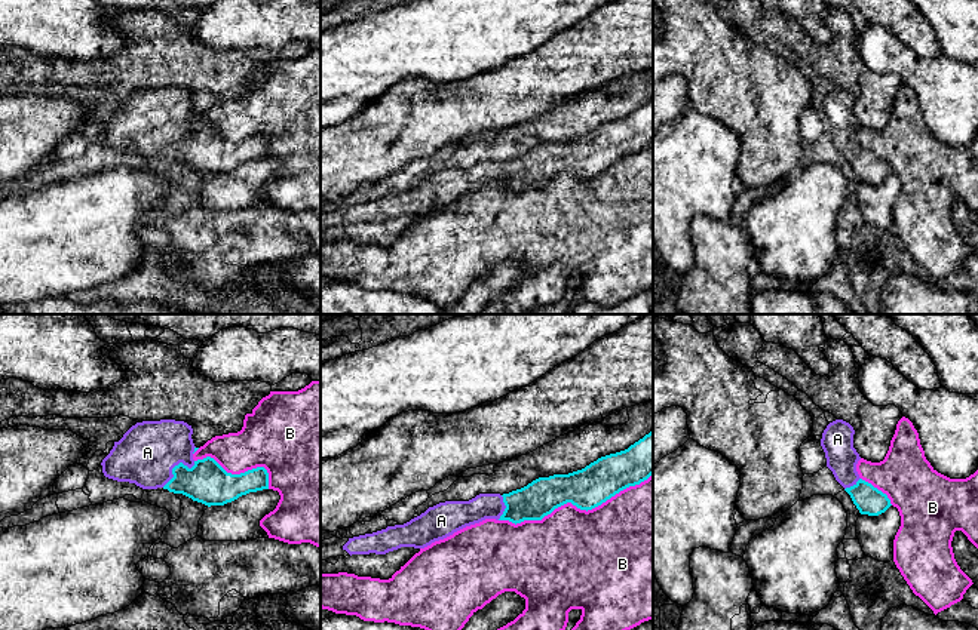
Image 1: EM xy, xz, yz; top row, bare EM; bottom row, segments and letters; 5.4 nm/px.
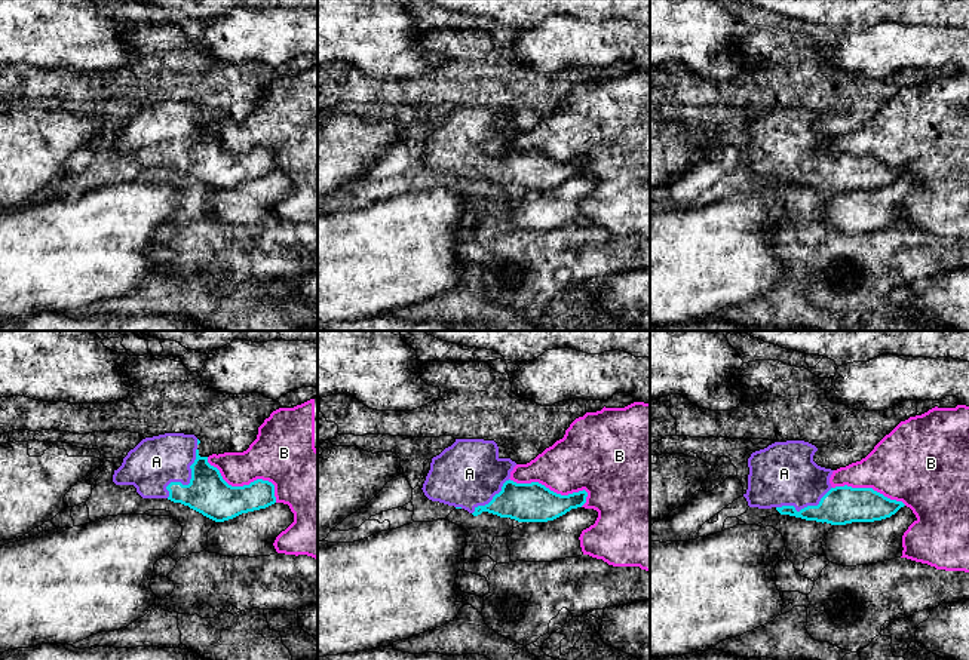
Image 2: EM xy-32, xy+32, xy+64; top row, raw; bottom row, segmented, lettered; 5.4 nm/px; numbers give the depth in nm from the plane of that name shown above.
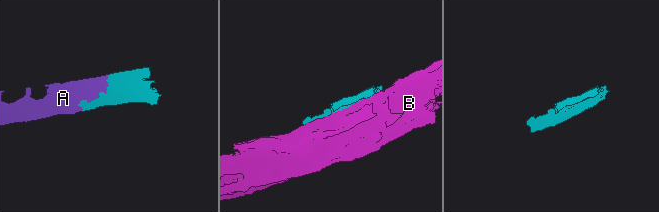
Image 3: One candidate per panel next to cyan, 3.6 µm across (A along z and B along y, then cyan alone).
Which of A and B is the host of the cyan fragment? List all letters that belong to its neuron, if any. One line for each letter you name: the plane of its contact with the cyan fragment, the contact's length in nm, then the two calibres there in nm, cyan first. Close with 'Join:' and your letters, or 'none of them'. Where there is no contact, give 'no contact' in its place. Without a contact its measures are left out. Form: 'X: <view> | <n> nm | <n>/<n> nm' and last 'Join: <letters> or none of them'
A: xy | 240 nm | 240/320 nm
Join: A

